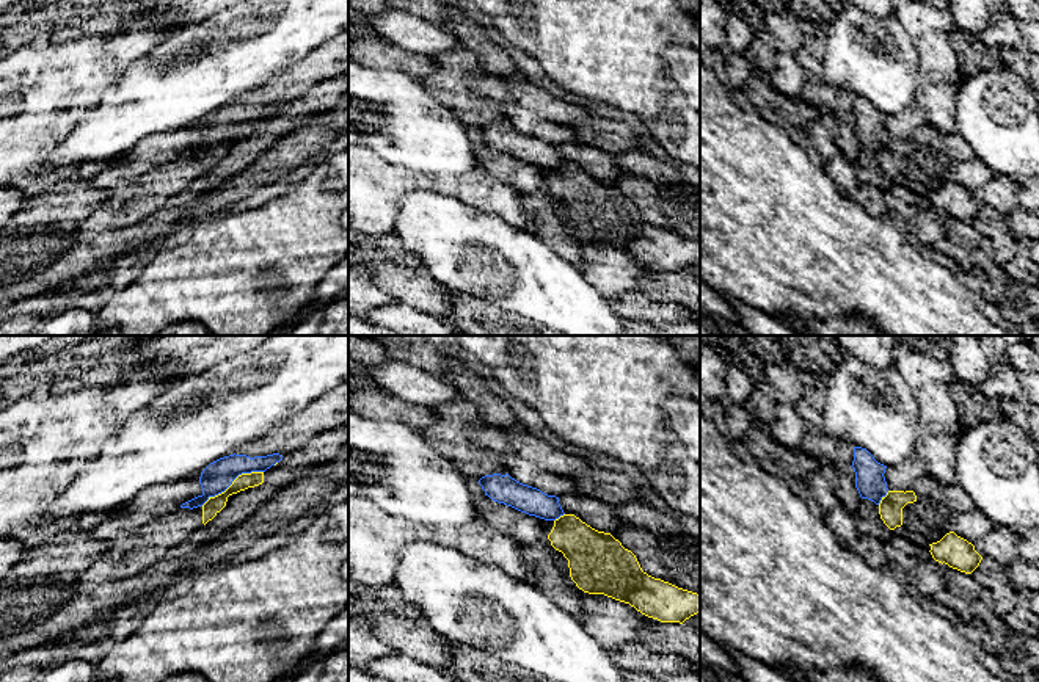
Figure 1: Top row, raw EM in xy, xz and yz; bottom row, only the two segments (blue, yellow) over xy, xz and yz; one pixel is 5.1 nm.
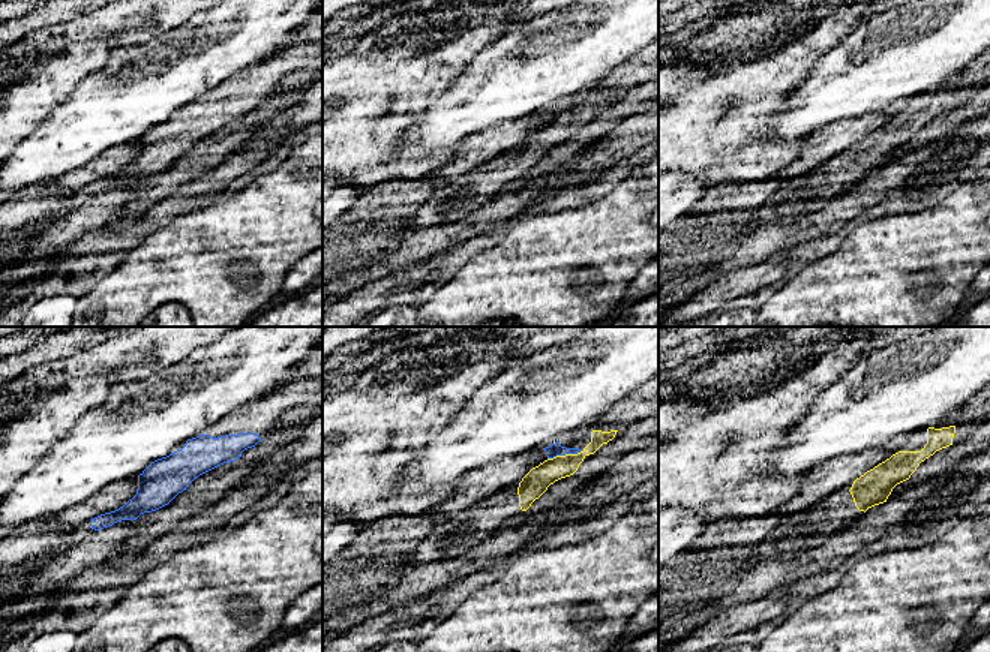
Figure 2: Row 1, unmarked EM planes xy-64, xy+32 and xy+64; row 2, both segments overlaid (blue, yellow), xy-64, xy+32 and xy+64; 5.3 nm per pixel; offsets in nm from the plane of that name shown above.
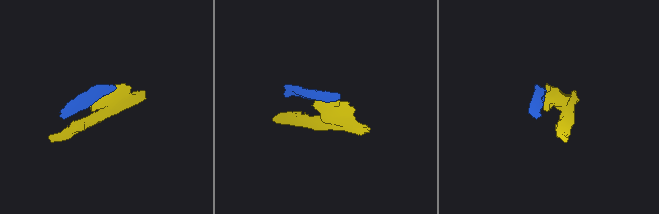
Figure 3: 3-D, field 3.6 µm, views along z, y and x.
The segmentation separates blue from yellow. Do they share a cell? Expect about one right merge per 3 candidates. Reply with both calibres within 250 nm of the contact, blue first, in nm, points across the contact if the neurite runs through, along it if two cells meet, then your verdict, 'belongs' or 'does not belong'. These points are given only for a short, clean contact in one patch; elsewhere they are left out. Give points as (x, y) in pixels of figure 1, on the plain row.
160 nm thick on the blue side, 90 nm on the other; border along xy (262, 119), (240, 123), (223, 140), (211, 145), (201, 154); does not belong

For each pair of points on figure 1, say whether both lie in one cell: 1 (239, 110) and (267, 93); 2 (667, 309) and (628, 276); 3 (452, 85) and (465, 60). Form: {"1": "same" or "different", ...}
{"1": "same", "2": "different", "3": "same"}

